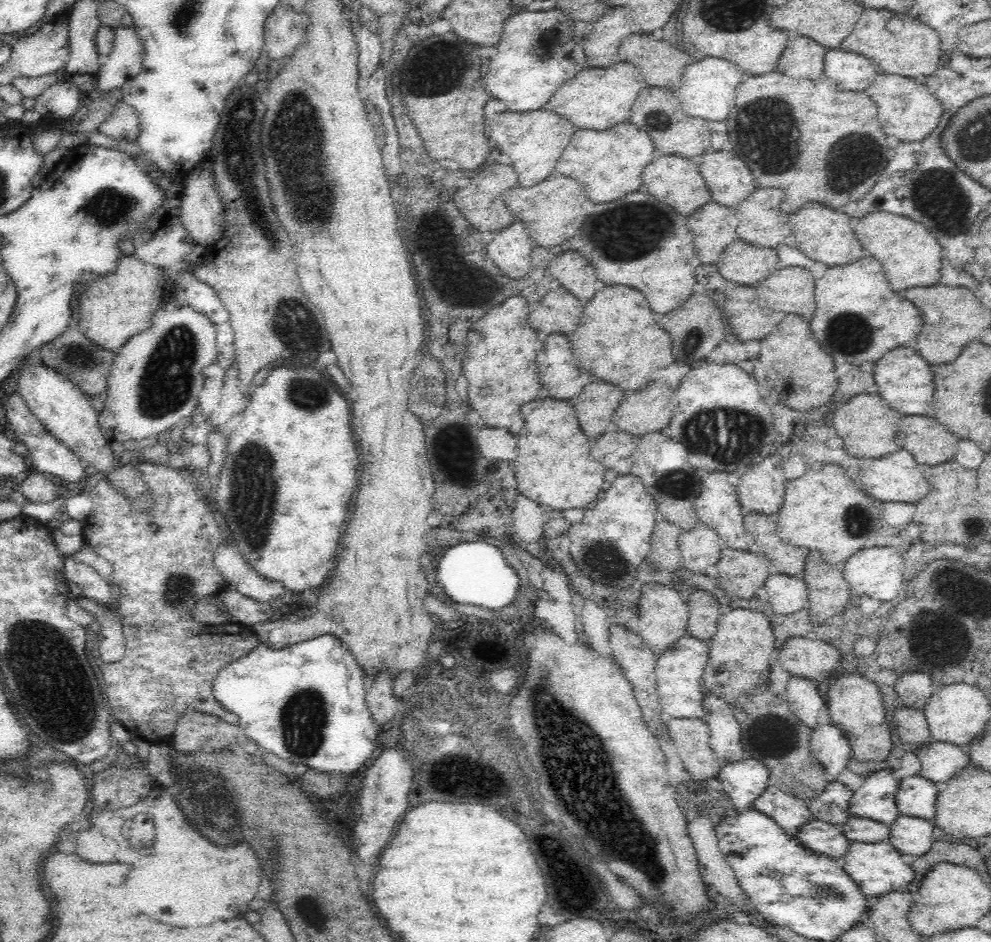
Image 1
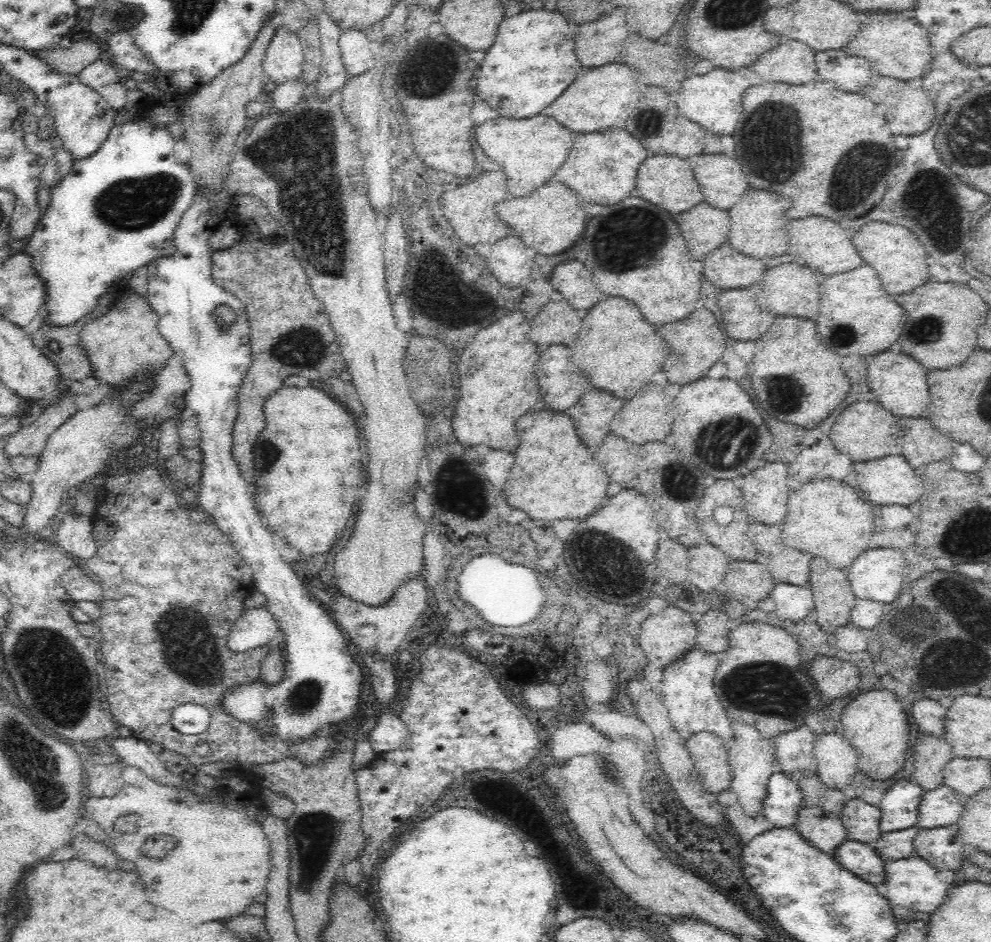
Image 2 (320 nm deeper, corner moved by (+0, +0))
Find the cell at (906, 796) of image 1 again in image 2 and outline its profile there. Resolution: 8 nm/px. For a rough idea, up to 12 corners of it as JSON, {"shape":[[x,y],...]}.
{"shape":[[946,784],[926,791],[916,825],[958,824],[967,805]]}

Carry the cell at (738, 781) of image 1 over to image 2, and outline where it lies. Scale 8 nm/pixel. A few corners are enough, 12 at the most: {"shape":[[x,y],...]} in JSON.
{"shape":[[772,773],[762,804],[775,828],[793,829],[803,806],[798,781]]}

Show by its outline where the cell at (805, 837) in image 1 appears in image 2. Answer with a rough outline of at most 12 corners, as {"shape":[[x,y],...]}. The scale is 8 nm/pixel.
{"shape":[[848,840],[833,857],[882,890],[885,862],[871,845]]}

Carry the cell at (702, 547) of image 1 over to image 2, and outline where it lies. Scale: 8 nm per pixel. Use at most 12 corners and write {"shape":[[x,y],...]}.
{"shape":[[712,543],[687,549],[702,592],[722,584],[731,559]]}

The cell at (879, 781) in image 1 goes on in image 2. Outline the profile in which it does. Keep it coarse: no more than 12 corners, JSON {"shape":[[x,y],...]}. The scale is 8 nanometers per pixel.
{"shape":[[894,783],[882,799],[880,830],[916,826],[923,789]]}

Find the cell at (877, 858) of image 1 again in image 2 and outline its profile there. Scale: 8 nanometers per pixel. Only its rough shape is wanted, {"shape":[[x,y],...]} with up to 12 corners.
{"shape":[[918,856],[885,863],[882,895],[931,915],[955,885]]}

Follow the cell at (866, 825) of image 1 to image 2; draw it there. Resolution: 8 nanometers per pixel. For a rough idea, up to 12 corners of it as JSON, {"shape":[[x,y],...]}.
{"shape":[[918,826],[885,832],[872,848],[885,863],[915,856]]}

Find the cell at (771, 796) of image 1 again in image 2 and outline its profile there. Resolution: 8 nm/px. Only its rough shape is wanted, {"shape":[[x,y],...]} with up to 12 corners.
{"shape":[[803,806],[793,830],[831,857],[849,840],[839,812]]}

